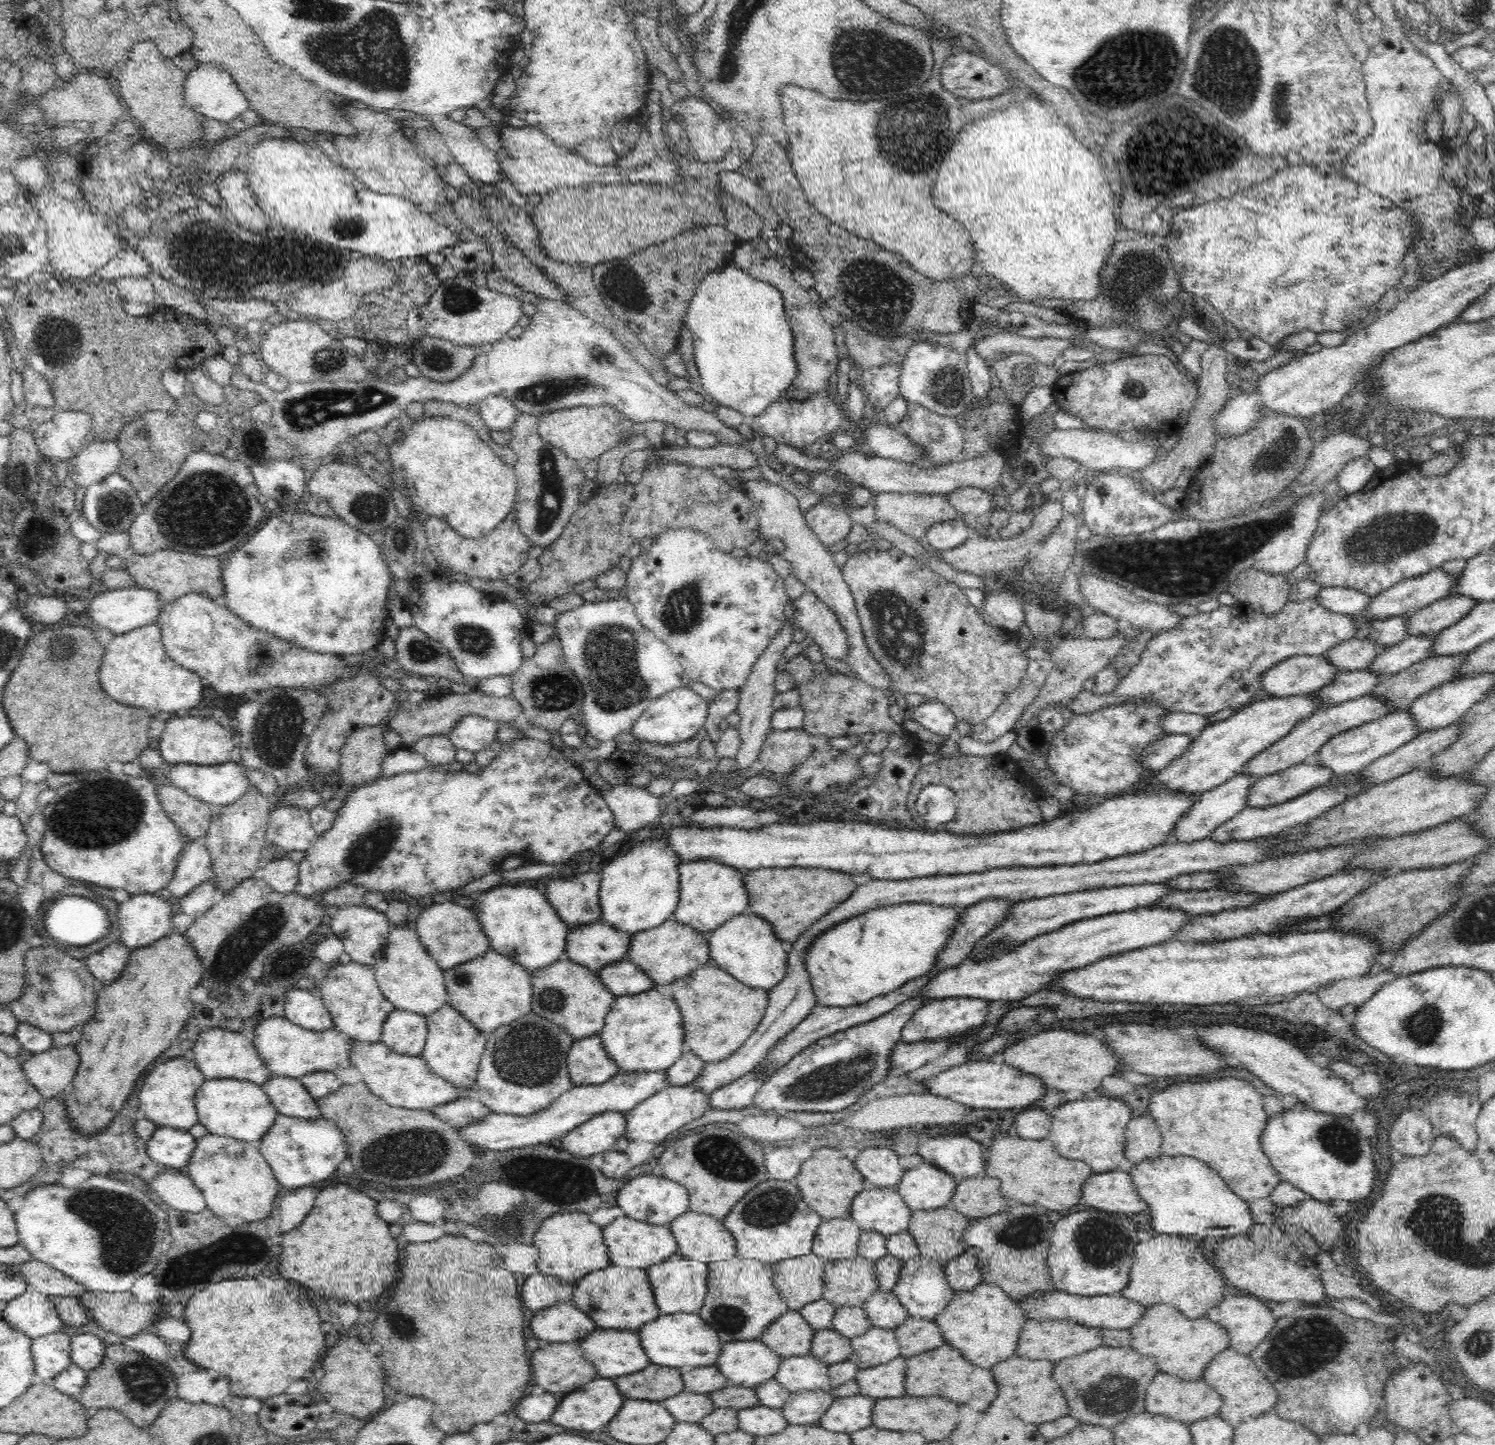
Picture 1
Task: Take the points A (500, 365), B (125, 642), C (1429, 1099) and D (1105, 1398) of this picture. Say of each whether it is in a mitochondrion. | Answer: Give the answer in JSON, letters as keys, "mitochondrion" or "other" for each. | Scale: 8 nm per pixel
{"A":"other","B":"other","C":"other","D":"mitochondrion"}

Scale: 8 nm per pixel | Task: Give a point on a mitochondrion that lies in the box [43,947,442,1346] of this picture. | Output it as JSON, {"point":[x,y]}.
{"point":[128,1234]}

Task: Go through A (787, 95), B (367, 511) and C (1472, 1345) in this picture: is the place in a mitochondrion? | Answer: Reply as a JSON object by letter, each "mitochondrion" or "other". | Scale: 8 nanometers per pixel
{"A":"other","B":"mitochondrion","C":"mitochondrion"}

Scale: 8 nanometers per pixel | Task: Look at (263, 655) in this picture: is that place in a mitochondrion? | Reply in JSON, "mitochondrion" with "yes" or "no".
{"mitochondrion":"no"}

